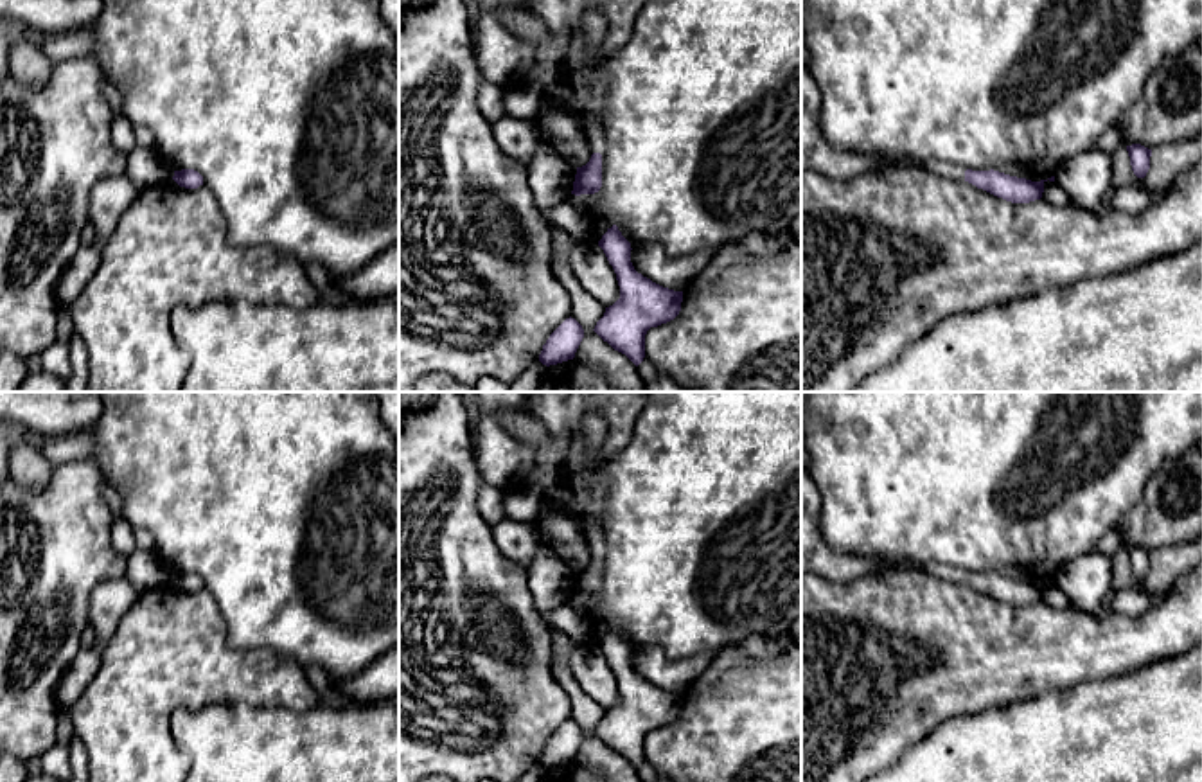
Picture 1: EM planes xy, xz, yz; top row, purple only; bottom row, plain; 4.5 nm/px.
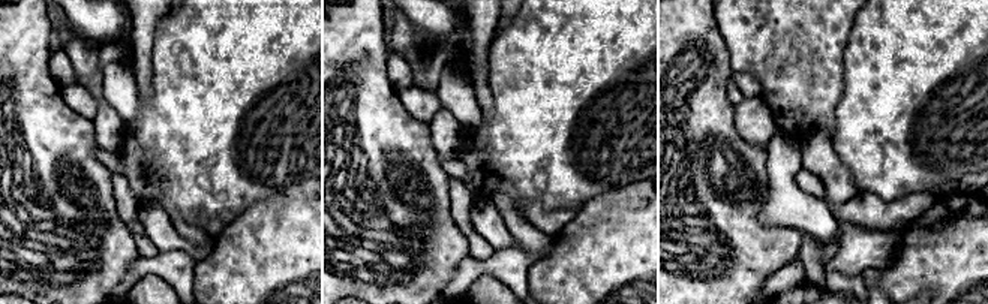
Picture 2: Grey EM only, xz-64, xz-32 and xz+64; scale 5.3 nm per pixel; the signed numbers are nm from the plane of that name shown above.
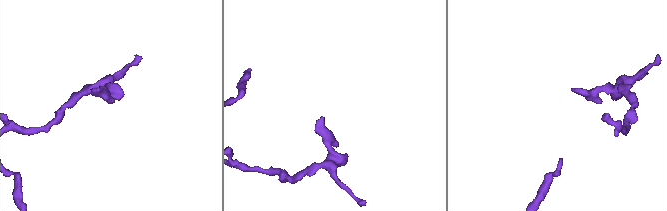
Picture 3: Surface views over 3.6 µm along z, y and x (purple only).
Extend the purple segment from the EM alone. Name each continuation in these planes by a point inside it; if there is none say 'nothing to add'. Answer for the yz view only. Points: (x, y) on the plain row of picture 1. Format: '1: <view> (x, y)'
1: yz (818, 556)

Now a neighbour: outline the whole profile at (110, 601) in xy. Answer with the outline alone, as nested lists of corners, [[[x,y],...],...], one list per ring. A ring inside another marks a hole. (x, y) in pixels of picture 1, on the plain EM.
[[[126,577],[95,586],[90,597],[90,626],[95,631],[95,644],[88,649],[81,649],[66,671],[57,689],[59,708],[72,706],[81,698],[99,669],[101,653],[106,642],[111,638],[137,597],[138,591]]]

